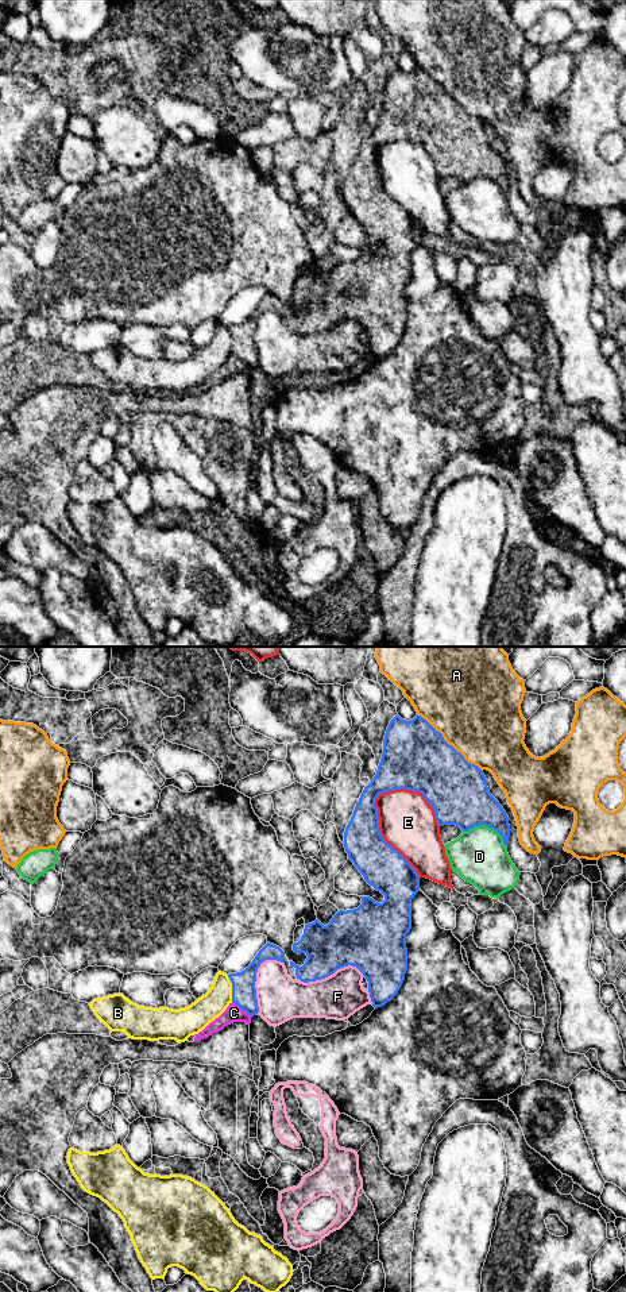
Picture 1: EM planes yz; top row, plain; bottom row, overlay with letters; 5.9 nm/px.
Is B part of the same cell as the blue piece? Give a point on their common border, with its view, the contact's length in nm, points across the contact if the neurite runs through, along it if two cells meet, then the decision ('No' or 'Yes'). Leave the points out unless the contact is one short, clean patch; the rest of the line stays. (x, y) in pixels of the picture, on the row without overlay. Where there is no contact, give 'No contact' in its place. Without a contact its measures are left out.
Touches blue at yz (232, 340). Shared border 170 nm. Boundary: yz (227, 327), (231, 335), (232, 354). No

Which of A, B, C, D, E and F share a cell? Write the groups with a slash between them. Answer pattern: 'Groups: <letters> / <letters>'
Groups: A / B / C / D / E / F

